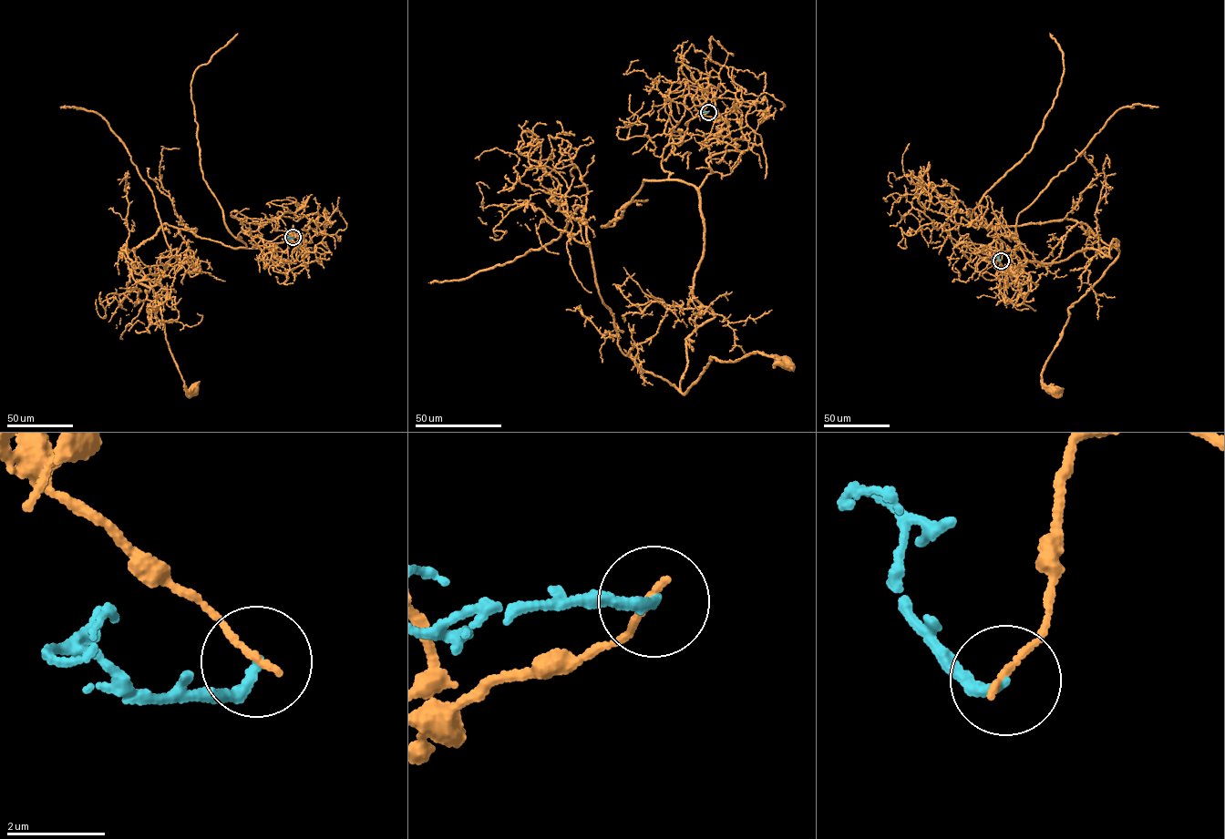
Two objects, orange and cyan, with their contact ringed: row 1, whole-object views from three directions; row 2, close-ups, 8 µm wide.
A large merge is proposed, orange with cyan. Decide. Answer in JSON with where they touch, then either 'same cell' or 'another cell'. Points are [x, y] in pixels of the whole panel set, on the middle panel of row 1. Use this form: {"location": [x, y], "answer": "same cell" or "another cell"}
{"location": [708, 112], "answer": "another cell"}

